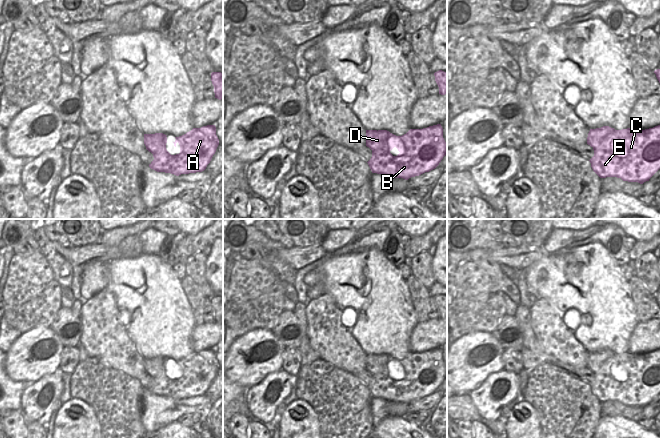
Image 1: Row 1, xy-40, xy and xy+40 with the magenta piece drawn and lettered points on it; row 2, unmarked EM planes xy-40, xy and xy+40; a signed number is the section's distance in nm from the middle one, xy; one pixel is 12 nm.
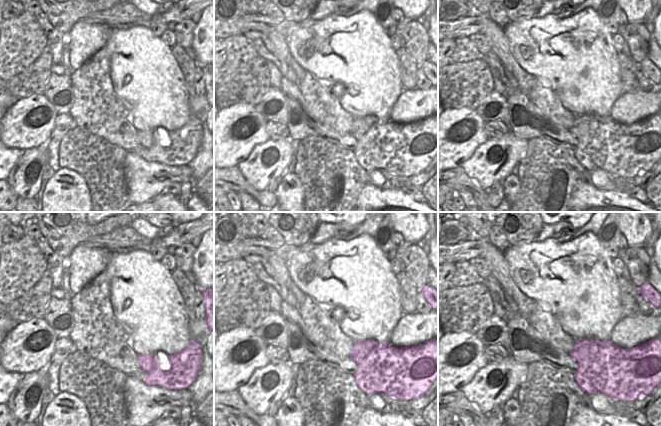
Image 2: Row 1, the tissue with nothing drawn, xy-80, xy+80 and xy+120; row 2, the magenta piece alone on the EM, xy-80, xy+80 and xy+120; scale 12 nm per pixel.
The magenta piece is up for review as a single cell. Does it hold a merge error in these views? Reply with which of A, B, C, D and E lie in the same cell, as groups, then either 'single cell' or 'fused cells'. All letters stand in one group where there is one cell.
groups A B C E / D; fused cells

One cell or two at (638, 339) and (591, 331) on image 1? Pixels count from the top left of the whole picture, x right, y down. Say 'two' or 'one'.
two

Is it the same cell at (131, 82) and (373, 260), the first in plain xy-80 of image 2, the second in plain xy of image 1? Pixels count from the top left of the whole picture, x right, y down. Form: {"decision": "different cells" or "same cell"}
{"decision": "same cell"}

